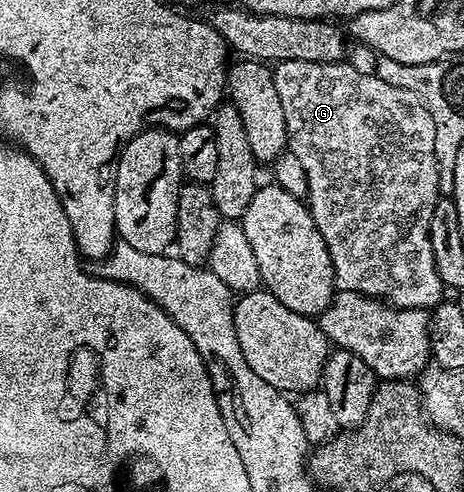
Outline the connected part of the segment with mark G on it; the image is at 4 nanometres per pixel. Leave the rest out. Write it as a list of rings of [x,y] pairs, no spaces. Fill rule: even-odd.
[[[280,61],[274,66],[273,72],[277,83],[277,95],[281,95],[281,108],[285,110],[287,149],[293,155],[297,155],[301,167],[305,167],[307,180],[305,201],[317,223],[317,231],[321,231],[321,239],[325,239],[325,247],[329,247],[336,286],[339,289],[363,293],[366,297],[385,299],[388,305],[397,309],[430,310],[438,305],[444,300],[445,287],[433,263],[433,247],[429,247],[429,218],[433,216],[433,207],[440,199],[439,172],[433,147],[435,128],[425,103],[413,91],[405,91],[405,87],[393,87],[393,83],[385,83],[385,79],[375,75],[361,75],[361,71],[357,71],[352,65],[338,61],[333,63]]]

